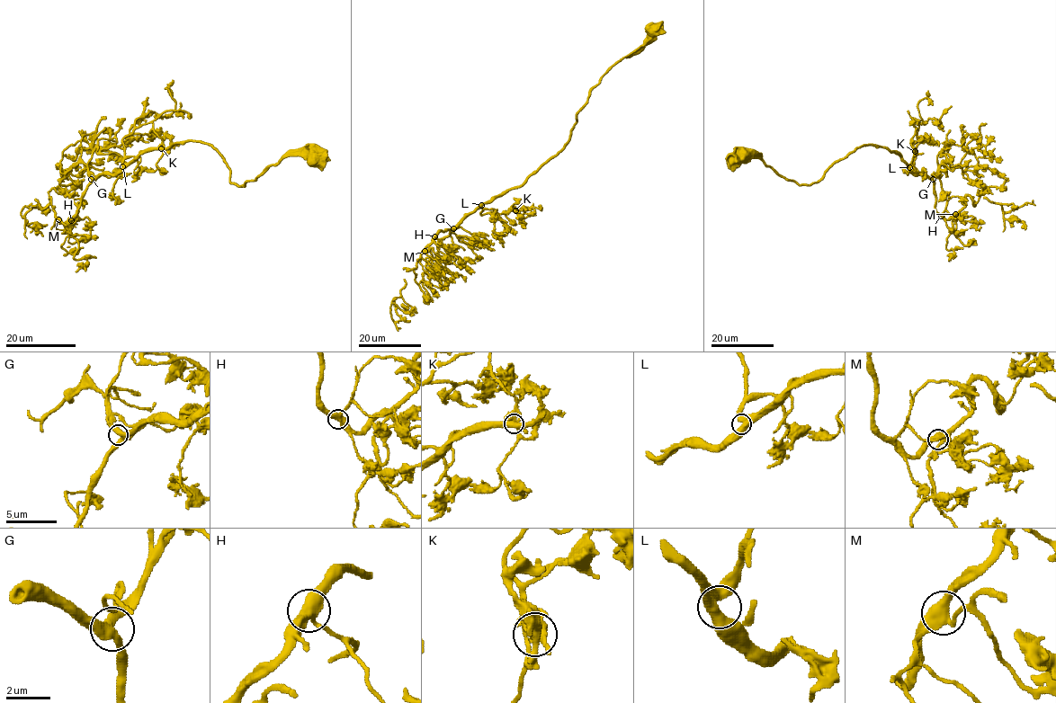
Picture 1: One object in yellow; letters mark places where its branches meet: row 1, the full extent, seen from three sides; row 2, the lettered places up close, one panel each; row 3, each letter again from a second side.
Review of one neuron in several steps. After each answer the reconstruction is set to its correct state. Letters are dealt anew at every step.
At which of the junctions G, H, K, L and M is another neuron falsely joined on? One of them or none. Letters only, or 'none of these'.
none of these

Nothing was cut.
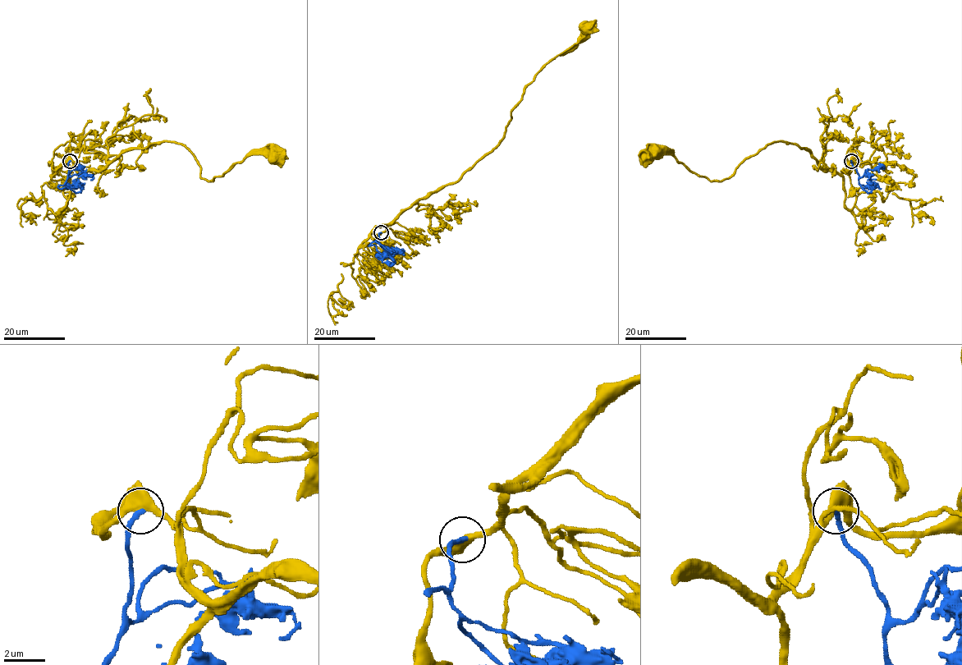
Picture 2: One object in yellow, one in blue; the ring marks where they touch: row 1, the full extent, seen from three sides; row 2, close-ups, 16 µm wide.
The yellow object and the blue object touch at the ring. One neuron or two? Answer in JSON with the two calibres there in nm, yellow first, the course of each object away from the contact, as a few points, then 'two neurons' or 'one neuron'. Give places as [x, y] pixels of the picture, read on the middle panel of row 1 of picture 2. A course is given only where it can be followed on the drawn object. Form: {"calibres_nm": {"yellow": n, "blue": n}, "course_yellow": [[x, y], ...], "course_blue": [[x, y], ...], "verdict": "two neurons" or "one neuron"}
{"calibres_nm": {"yellow": 440, "blue": 260}, "course_yellow": [[380, 233], [402, 211], [454, 184], [487, 155], [504, 135], [511, 112], [536, 75], [576, 43], [587, 27]], "course_blue": [[380, 233], [377, 240], [368, 245], [375, 245], [376, 249], [388, 257]], "verdict": "one neuron"}

